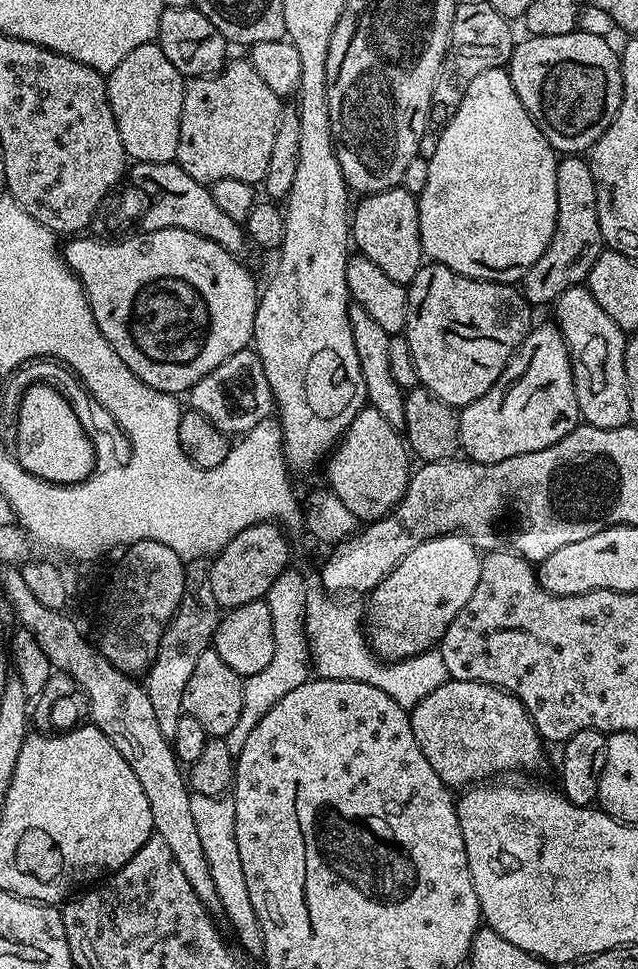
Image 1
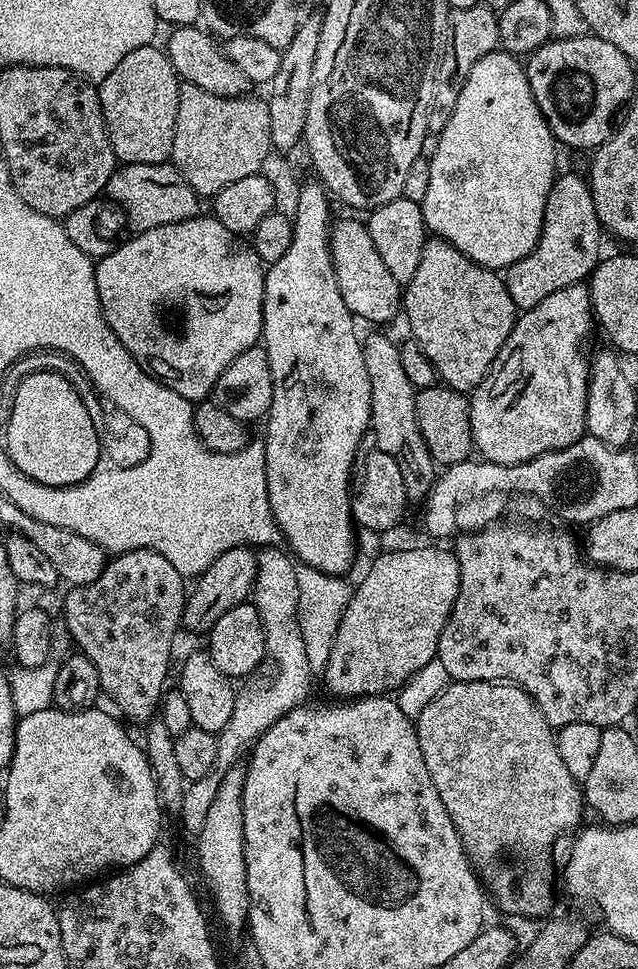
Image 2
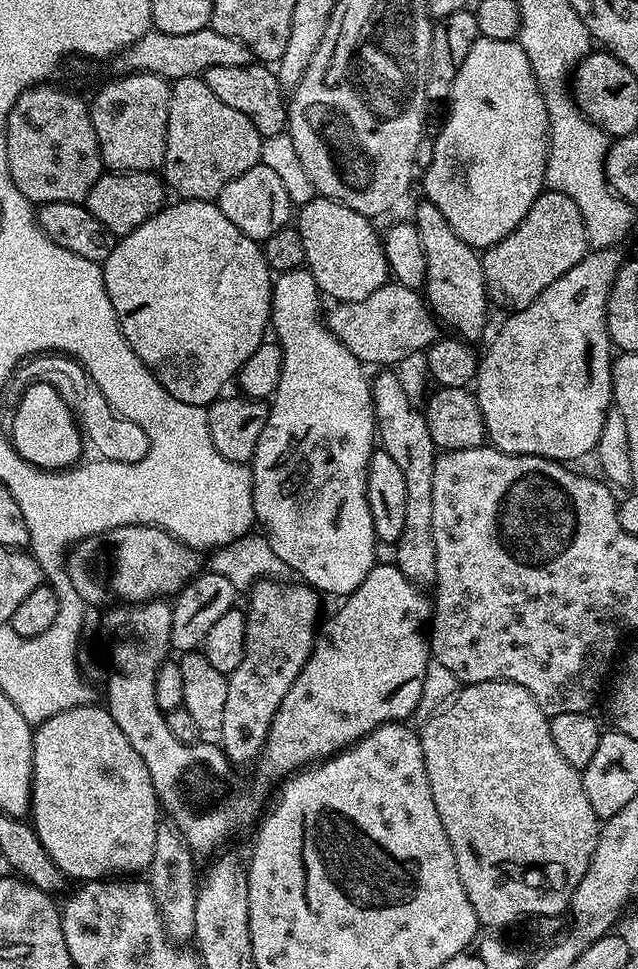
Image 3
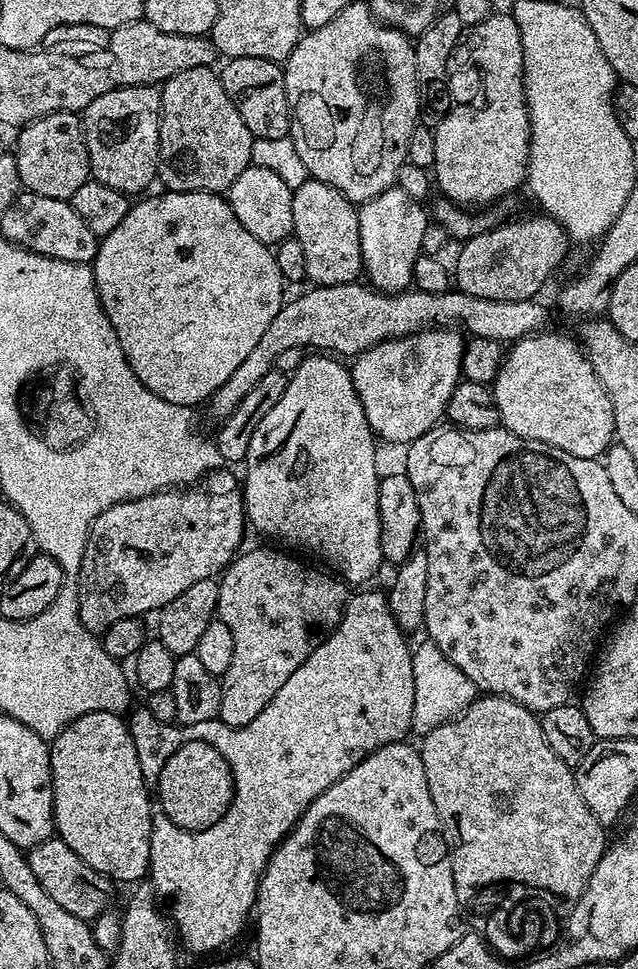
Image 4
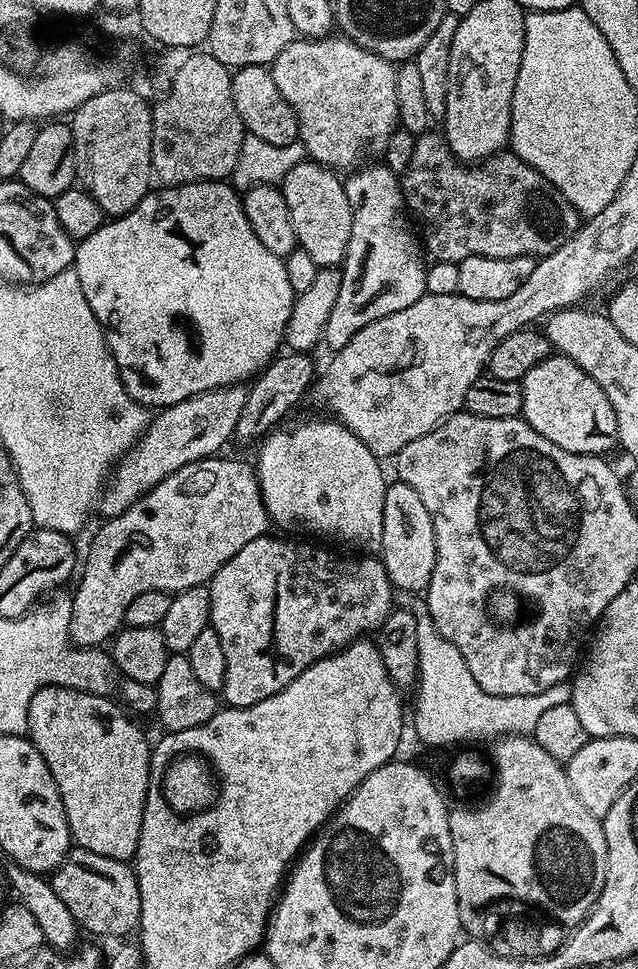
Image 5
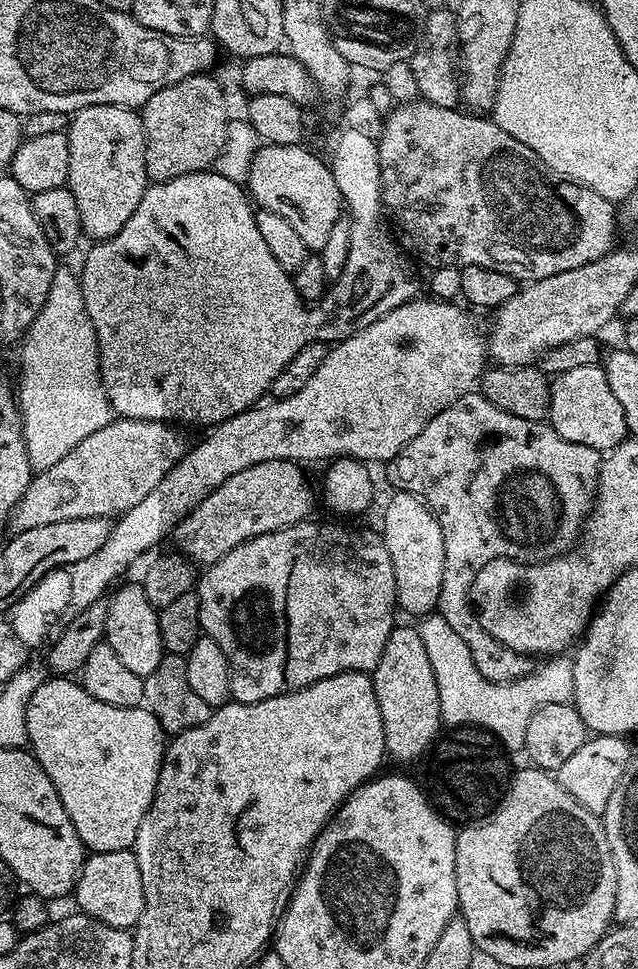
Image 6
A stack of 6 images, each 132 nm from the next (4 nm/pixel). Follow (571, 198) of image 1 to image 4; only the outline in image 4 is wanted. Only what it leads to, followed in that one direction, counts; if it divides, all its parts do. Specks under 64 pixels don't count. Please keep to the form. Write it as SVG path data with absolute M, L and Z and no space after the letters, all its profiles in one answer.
M539 214L516 220L513 224L499 223L488 232L463 241L454 264L454 284L459 291L474 298L518 302L539 297L544 283L560 268L568 256L570 241L564 228L553 216Z

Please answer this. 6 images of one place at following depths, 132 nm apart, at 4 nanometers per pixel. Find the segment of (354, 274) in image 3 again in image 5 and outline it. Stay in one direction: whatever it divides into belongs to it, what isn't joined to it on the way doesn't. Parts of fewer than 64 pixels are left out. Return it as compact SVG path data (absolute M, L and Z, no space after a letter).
M304 159L286 174L282 191L286 206L290 209L290 222L294 222L294 234L298 247L306 250L310 258L321 268L334 268L344 263L346 242L350 242L350 198L346 198L344 180L333 169Z

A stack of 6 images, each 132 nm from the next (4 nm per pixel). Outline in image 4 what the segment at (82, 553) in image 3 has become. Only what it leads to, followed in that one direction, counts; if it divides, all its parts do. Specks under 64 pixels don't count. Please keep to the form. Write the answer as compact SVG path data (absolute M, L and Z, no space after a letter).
M209 472L191 486L169 488L155 492L146 498L127 500L110 506L92 523L88 532L86 550L82 554L78 606L82 626L93 634L103 634L118 618L143 617L144 612L155 613L165 608L182 590L194 586L194 582L219 577L236 559L244 540L246 517L244 514L244 490L241 481L232 472Z

